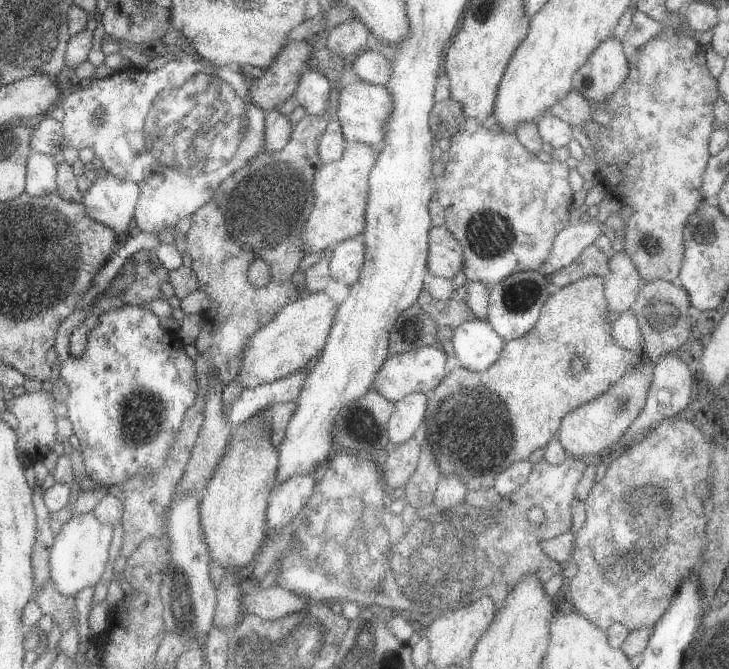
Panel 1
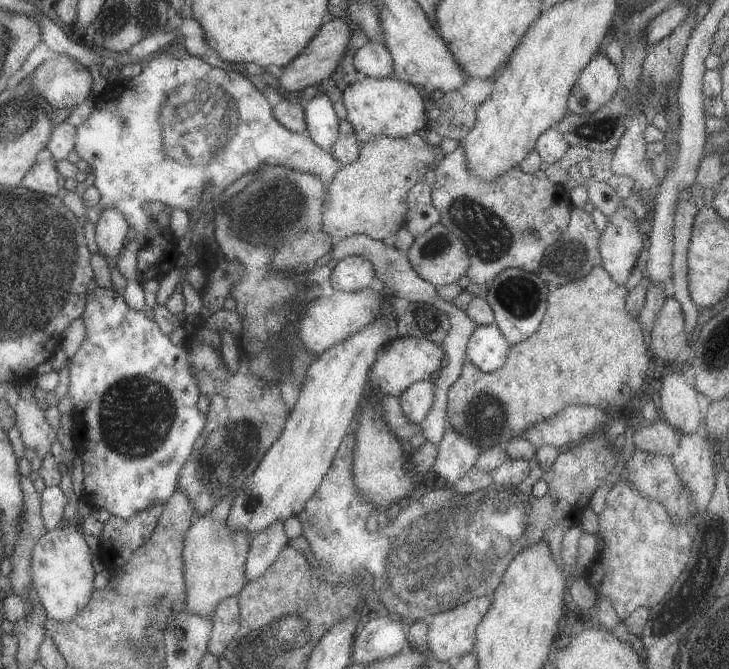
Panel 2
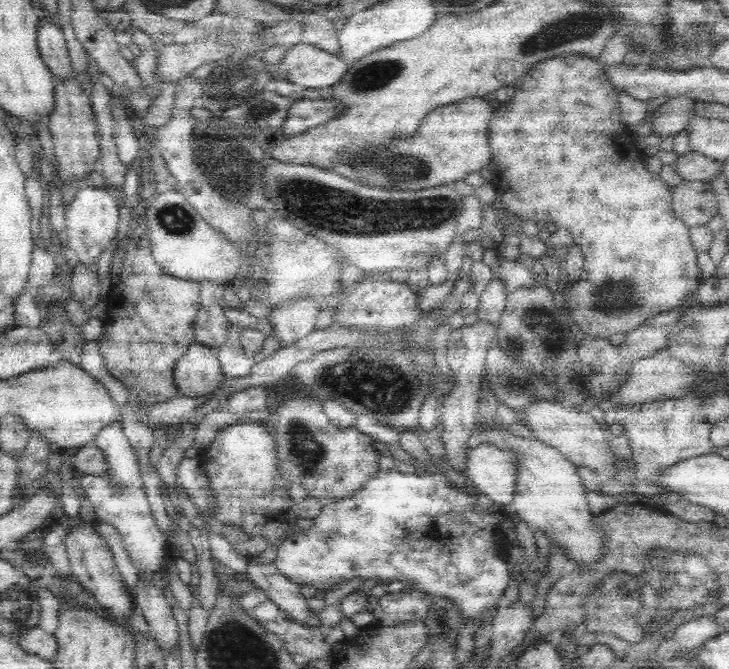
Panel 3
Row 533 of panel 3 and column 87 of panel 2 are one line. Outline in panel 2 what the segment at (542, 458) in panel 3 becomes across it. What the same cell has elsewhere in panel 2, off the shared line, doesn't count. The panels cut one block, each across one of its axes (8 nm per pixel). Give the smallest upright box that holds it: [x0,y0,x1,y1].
[31,522,93,620]

